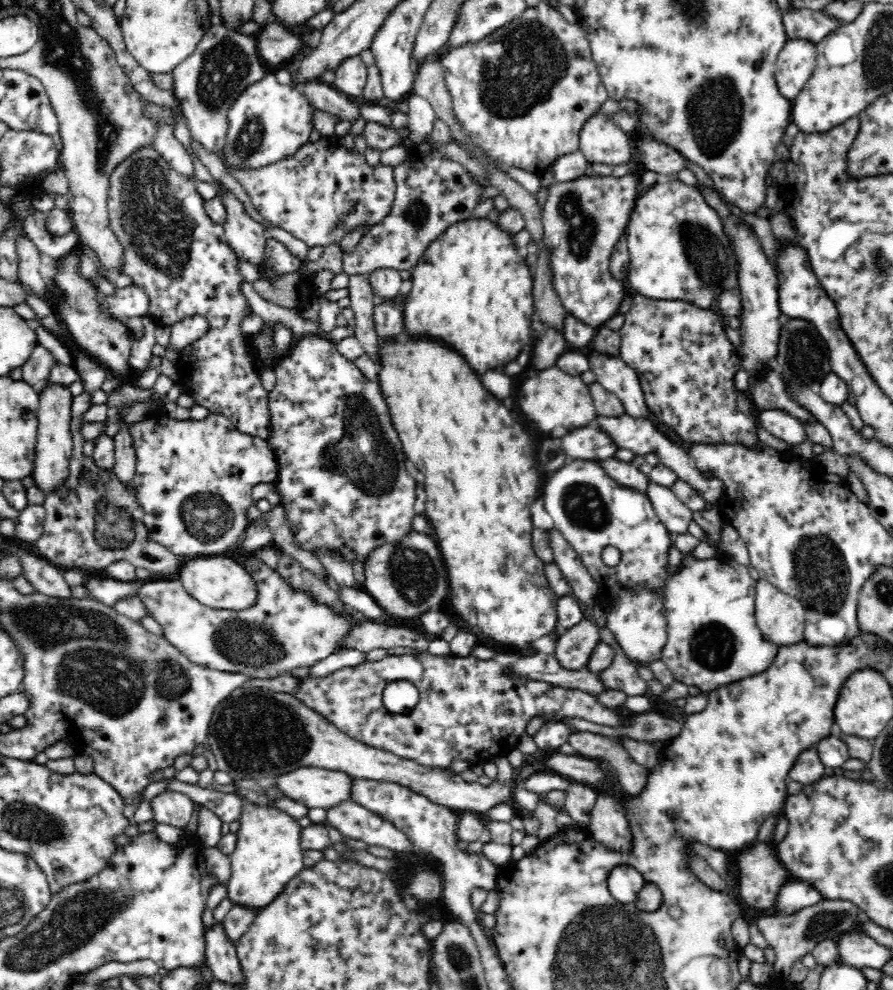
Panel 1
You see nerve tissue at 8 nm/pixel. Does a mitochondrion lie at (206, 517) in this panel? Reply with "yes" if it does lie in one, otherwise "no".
yes

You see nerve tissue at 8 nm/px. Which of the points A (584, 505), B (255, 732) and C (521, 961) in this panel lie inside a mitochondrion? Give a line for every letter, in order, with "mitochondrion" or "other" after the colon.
A: mitochondrion
B: mitochondrion
C: other

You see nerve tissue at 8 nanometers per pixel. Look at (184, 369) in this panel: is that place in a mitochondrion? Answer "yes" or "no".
no

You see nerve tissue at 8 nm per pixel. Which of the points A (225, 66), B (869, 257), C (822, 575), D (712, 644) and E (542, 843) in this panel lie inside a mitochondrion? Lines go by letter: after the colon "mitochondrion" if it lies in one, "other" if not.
A: mitochondrion
B: mitochondrion
C: mitochondrion
D: mitochondrion
E: other

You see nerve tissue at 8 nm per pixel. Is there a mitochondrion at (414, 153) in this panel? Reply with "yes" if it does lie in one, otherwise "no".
no

